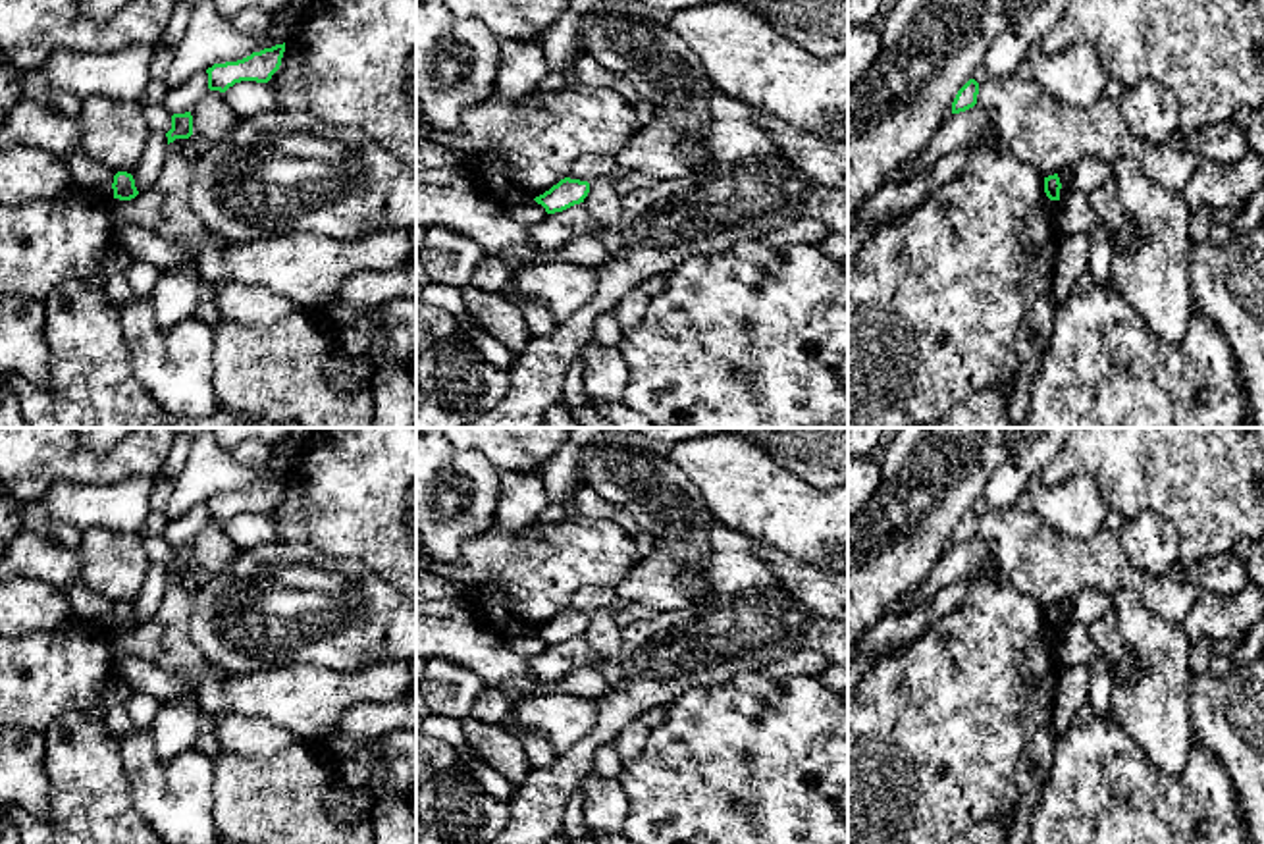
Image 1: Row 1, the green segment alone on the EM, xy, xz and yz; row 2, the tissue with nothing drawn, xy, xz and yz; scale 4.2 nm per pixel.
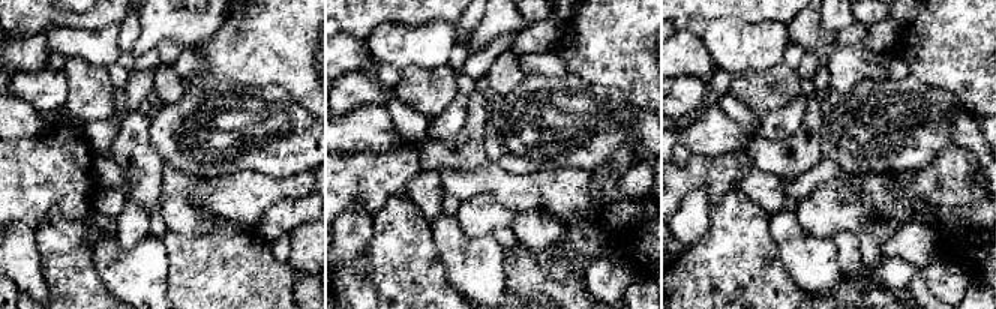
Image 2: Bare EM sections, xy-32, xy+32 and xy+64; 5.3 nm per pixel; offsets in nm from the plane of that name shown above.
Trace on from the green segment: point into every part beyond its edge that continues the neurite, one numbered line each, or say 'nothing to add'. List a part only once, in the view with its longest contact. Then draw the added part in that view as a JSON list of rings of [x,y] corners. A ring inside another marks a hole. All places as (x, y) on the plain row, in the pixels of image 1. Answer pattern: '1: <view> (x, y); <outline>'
nothing to add

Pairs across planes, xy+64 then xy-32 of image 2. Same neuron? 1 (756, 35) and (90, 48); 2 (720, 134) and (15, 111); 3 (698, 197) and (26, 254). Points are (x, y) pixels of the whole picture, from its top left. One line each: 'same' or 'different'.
1: same
2: same
3: same

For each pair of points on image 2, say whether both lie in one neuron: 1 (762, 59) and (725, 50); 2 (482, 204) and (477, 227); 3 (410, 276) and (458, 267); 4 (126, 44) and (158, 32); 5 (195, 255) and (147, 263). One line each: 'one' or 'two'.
1: one
2: one
3: two
4: two
5: two

